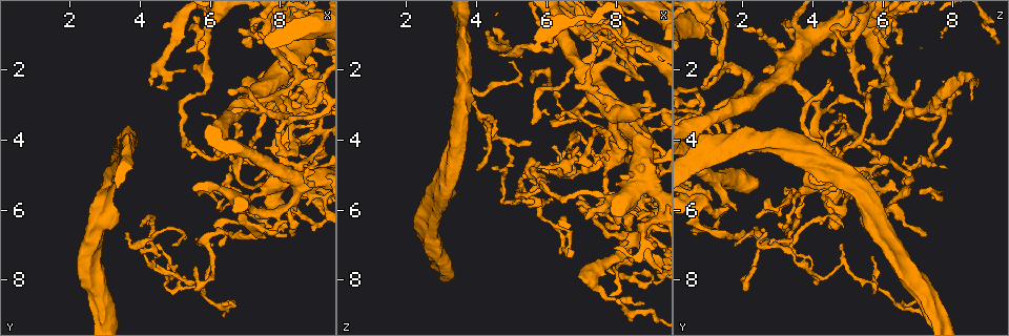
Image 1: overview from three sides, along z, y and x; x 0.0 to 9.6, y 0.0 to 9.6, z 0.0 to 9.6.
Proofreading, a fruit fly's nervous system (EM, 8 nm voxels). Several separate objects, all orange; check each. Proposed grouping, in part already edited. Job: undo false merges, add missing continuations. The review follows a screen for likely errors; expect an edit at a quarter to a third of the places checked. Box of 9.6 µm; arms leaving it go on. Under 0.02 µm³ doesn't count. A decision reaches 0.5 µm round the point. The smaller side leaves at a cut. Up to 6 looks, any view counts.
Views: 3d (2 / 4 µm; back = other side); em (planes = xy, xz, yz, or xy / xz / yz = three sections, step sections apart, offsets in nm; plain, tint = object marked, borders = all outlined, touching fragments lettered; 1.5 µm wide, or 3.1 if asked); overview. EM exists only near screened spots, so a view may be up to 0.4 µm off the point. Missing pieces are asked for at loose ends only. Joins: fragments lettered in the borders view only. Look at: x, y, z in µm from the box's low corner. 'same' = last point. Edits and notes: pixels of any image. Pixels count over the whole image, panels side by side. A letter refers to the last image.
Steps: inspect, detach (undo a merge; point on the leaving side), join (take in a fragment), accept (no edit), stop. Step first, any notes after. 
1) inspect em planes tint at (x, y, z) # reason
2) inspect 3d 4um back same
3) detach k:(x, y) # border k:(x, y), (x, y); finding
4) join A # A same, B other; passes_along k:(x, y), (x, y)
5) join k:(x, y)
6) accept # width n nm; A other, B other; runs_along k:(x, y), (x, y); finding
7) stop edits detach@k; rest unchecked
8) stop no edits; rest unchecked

inspect 3d 2um at (9.05, 2.30, 6.15) # sudden change in width

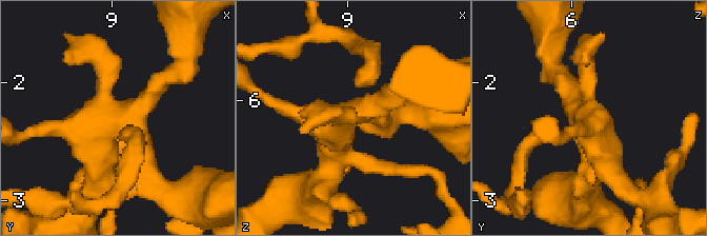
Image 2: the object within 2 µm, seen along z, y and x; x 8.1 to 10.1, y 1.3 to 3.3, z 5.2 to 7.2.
inspect em planes borders at (9.06, 2.32, 6.12)

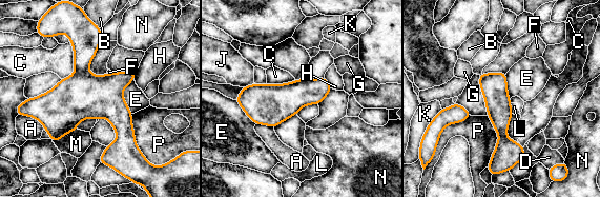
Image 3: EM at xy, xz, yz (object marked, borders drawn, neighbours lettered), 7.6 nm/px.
accept # longest_contact P 340 nm; A other, B other, C other, D other, E other, F other, G other, H other, J other, K other, L other, M other, N other, P other; runs_along 3:(92, 35), (83, 79), (122, 123), (109, 160); continuous, no second neuron

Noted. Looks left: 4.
inspect em planes borders at (7.40, 4.60, 6.20) # sharp bend

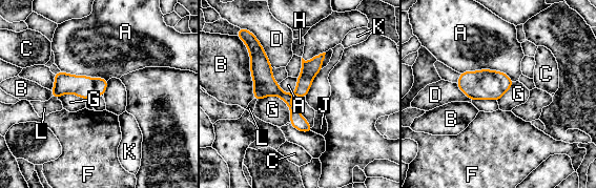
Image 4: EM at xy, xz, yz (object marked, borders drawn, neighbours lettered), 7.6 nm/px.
accept # width 110 nm; longest_contact A 420 nm; A other, B other, C other, D other, F other, G other, H other, J other, K other, L other; one neuron here

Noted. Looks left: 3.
inspect 3d 2um at (4.90, 7.60, 4.95)

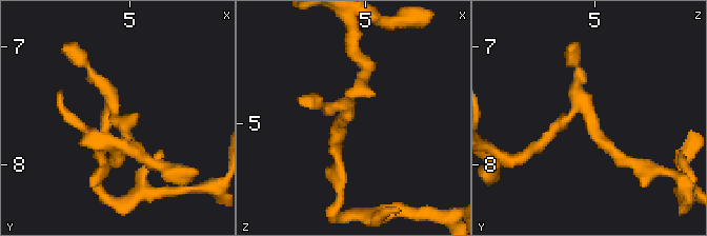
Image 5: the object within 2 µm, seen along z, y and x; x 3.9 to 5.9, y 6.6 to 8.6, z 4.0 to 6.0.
inspect em yz step 8 tint at (4.88, 7.60, 4.86)

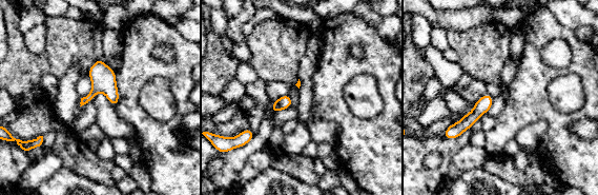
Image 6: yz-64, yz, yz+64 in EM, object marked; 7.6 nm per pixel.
inspect em xz step 8 borders same # cut it another way

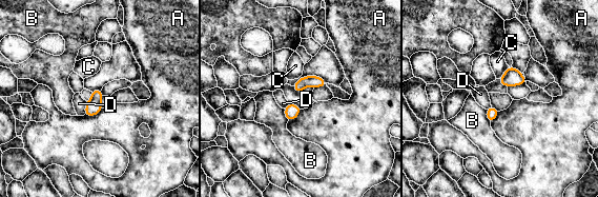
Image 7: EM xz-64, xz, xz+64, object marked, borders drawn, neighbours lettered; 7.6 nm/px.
accept # A other, B other, C other, D other; border 7:(103, 109), (95, 115), (84, 115); all the same neuron

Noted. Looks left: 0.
stop no edits; rest unchecked

